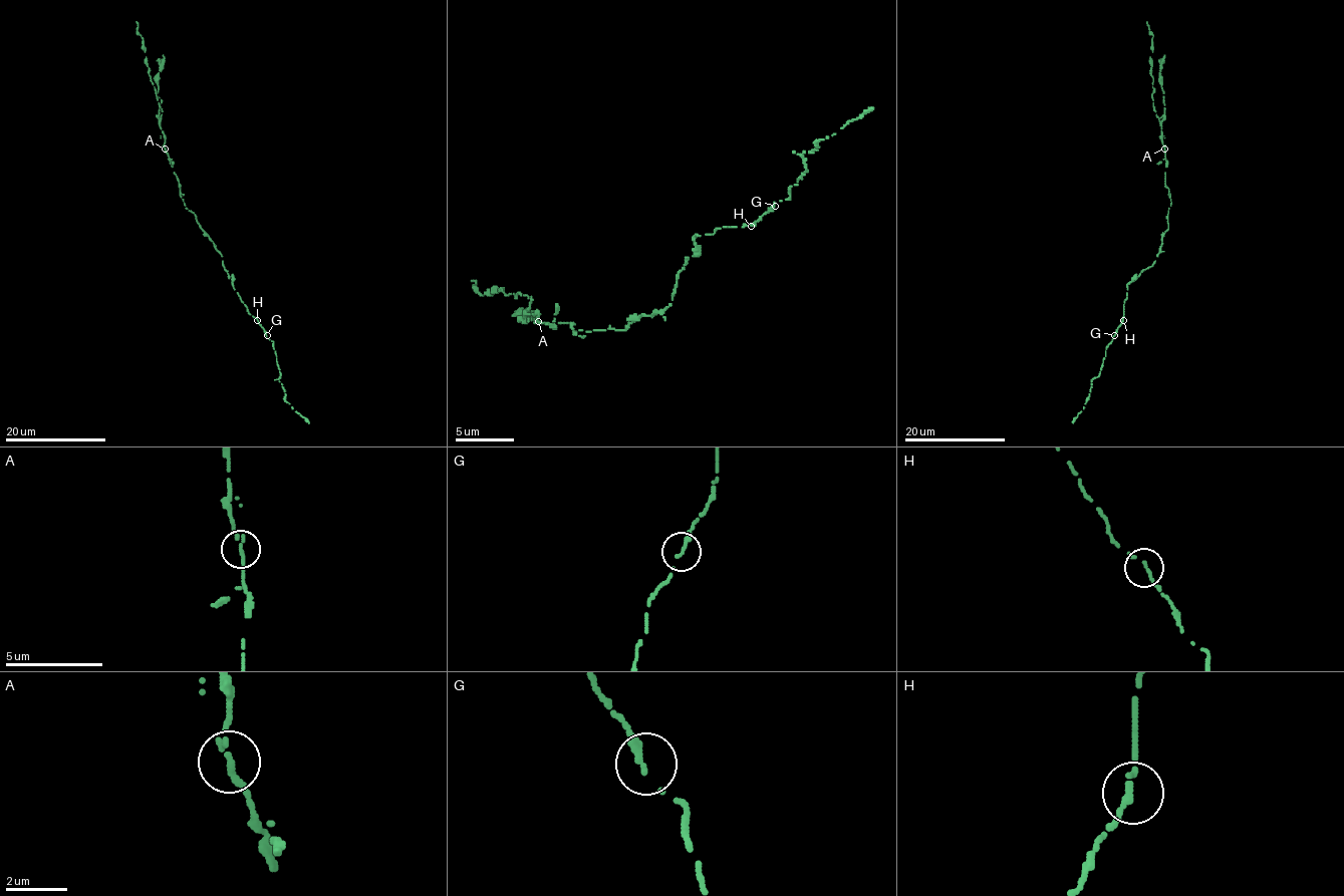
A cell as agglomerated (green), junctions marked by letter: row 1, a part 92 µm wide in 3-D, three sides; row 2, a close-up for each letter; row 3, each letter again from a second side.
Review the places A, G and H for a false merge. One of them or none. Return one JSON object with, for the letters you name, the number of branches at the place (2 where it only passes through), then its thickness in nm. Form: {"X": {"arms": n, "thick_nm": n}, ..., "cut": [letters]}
{"A": {"arms": 1, "thick_nm": 240}, "cut": ["A"]}

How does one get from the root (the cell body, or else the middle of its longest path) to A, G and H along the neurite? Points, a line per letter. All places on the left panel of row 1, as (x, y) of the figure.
A: (210, 240), (197, 221), (197, 216), (185, 208), (179, 181), (165, 150)
G: (210, 240), (220, 253), (224, 268), (232, 276), (233, 287), (247, 311), (257, 318), (267, 335)
H: (210, 240), (222, 256), (225, 271), (232, 276), (234, 290), (247, 311), (257, 320)

